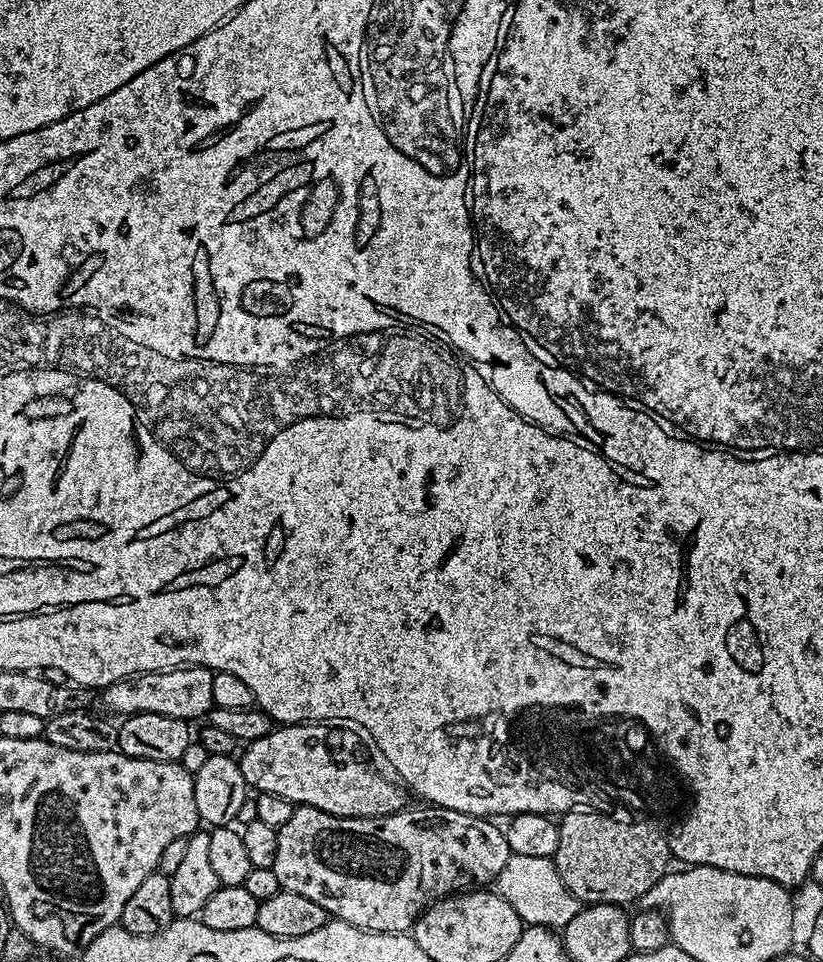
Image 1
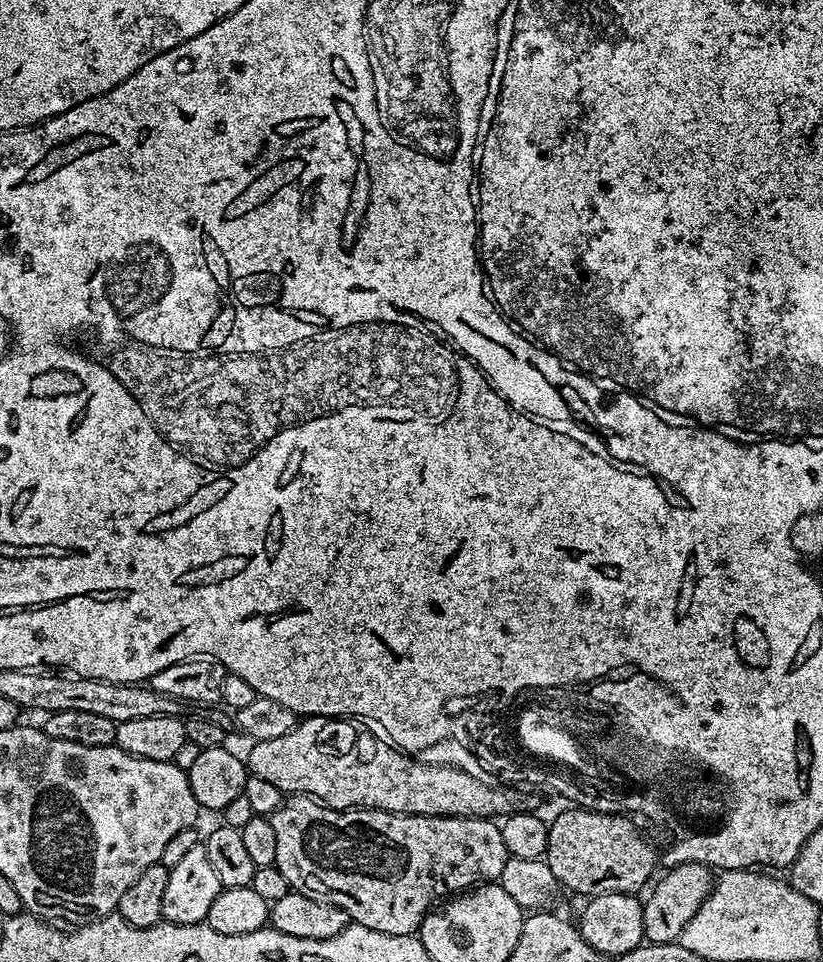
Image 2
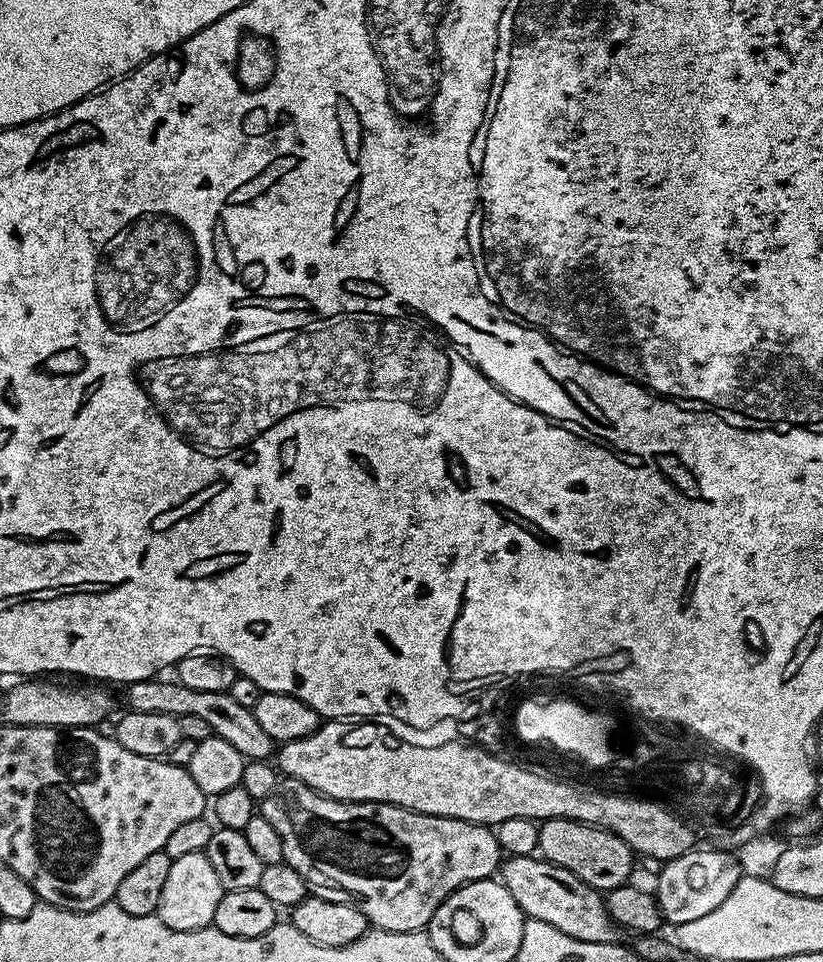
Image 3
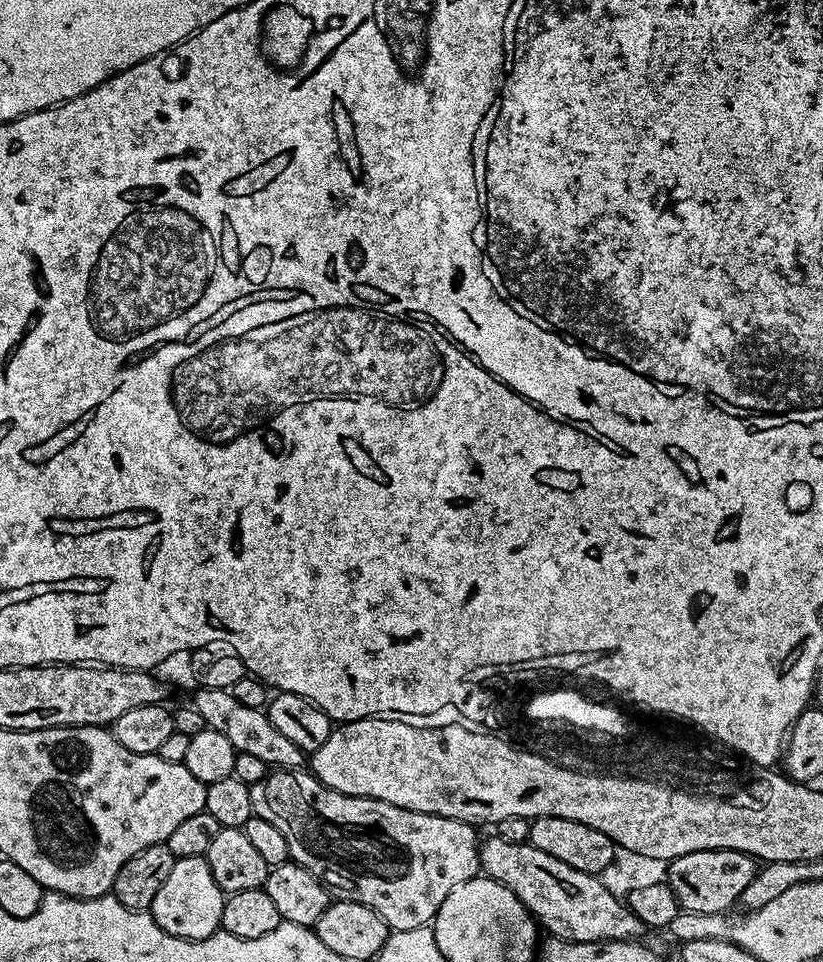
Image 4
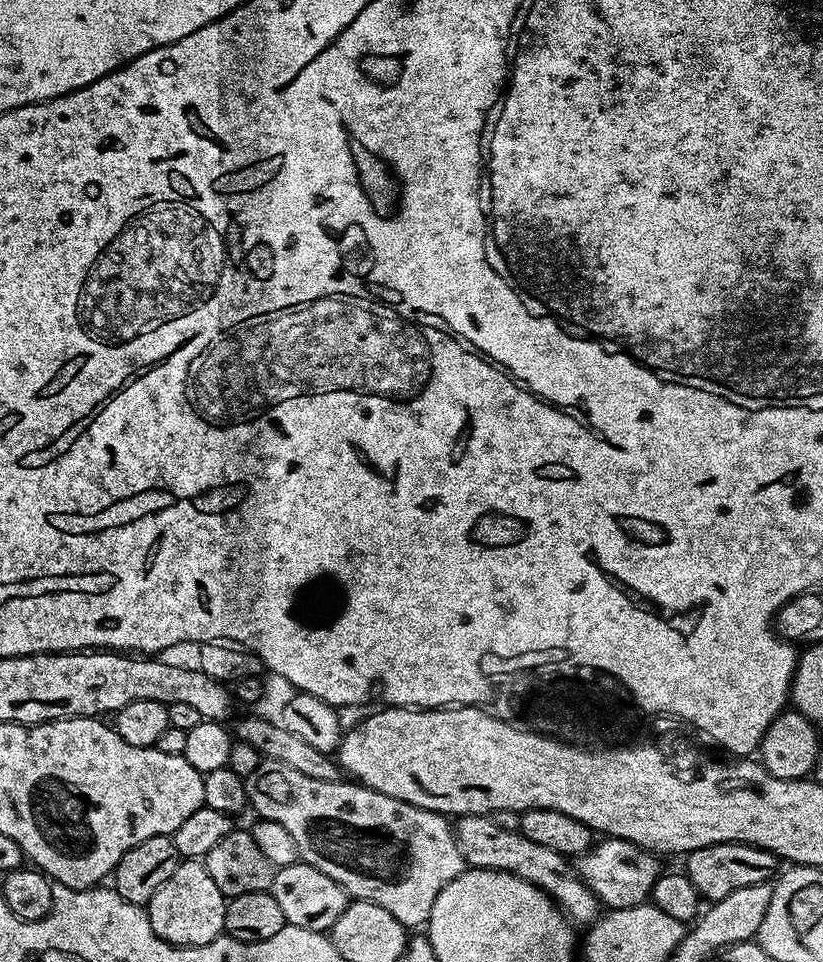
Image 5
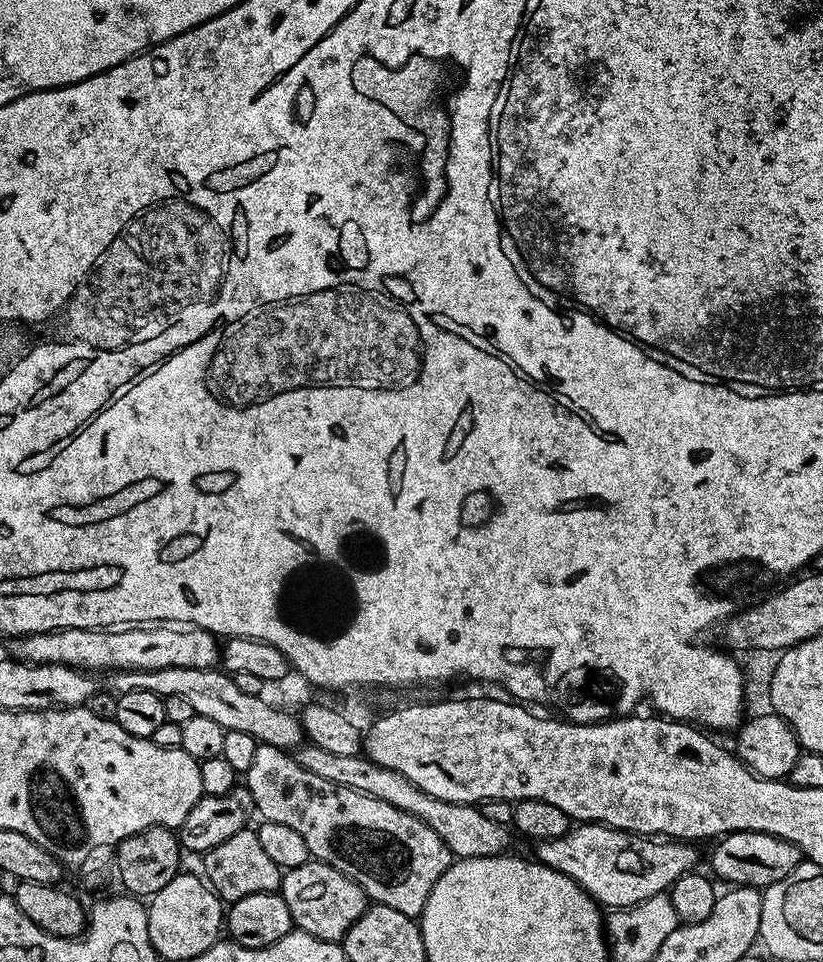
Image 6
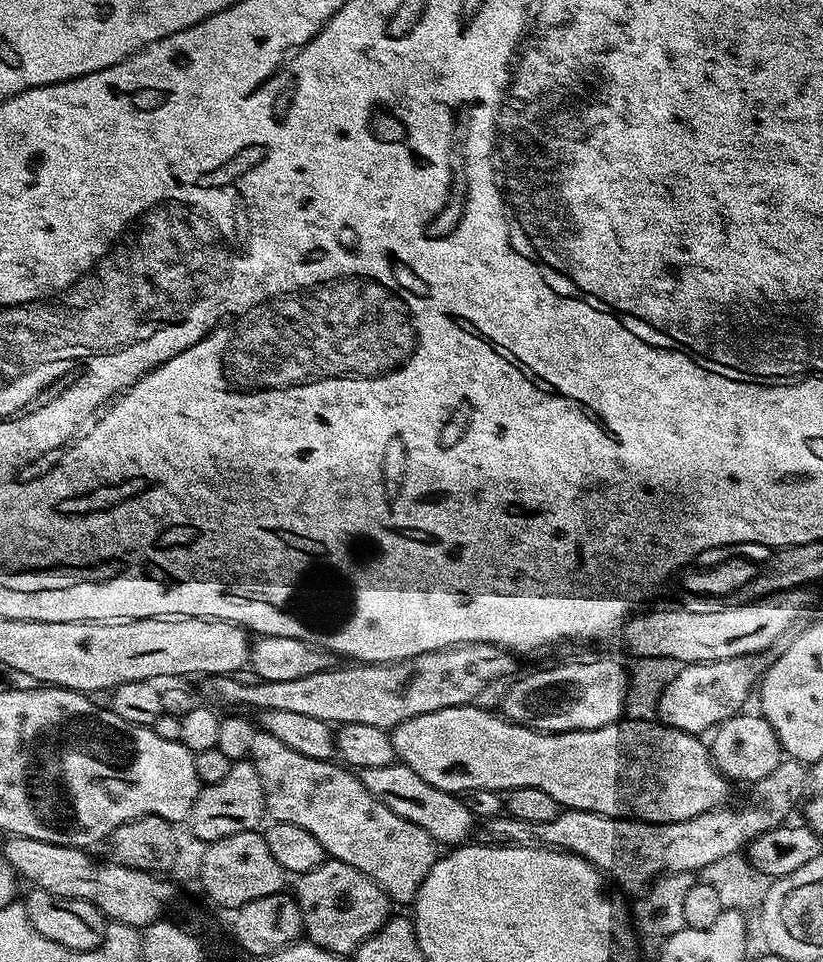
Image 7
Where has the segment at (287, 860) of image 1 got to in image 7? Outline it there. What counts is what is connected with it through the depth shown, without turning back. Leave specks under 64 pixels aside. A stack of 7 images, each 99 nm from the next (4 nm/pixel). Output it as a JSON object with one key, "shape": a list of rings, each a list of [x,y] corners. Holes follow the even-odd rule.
{"shape":[[[258,730],[250,745],[250,759],[262,778],[264,811],[275,823],[310,830],[331,859],[362,870],[393,901],[411,905],[426,874],[436,864],[438,845],[414,822],[398,818],[390,806],[382,806],[362,786],[359,775],[343,763],[315,760],[290,750],[274,734]],[[437,851],[437,852],[436,852]]]}

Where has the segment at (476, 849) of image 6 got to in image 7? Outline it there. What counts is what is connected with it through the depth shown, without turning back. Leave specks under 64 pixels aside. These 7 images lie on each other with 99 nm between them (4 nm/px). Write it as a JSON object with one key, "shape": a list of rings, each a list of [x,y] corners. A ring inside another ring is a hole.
{"shape":[[[399,762],[390,766],[370,766],[359,769],[358,775],[362,786],[366,786],[382,806],[390,806],[398,818],[406,818],[406,822],[414,822],[414,826],[426,830],[437,845],[459,846],[473,835],[474,818],[470,810],[466,810],[463,799],[446,790],[438,790],[438,786],[430,786],[430,782],[418,778],[410,766]]]}

